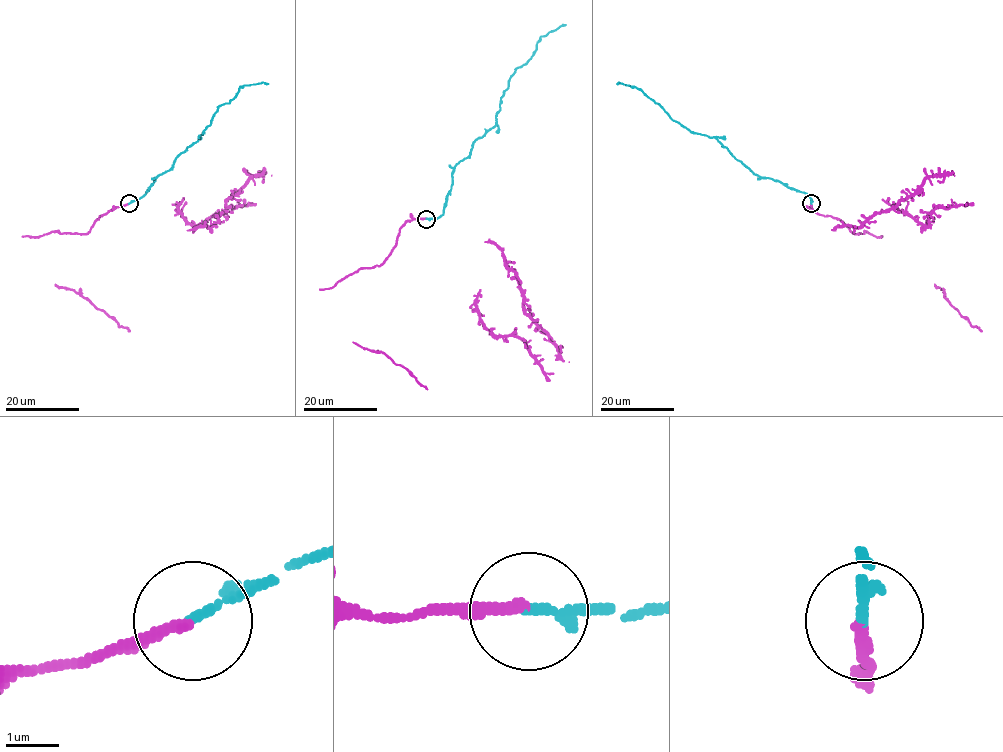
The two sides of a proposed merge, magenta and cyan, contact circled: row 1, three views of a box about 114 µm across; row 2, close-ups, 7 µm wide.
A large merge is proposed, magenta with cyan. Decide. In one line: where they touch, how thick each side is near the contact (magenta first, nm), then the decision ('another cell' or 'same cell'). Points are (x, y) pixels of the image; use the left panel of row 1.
place (129, 203); calibres 200 and 180 nm; same cell

